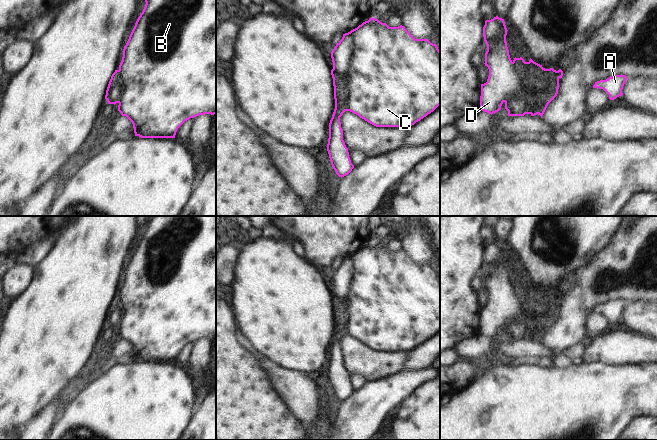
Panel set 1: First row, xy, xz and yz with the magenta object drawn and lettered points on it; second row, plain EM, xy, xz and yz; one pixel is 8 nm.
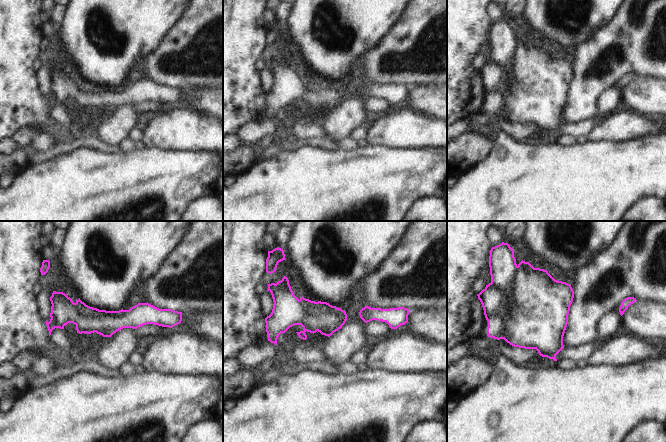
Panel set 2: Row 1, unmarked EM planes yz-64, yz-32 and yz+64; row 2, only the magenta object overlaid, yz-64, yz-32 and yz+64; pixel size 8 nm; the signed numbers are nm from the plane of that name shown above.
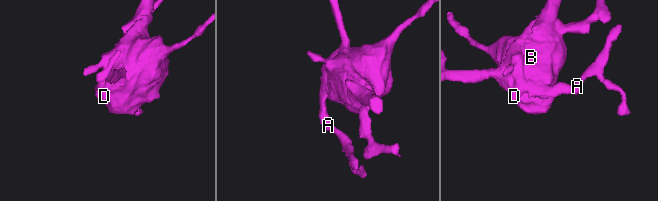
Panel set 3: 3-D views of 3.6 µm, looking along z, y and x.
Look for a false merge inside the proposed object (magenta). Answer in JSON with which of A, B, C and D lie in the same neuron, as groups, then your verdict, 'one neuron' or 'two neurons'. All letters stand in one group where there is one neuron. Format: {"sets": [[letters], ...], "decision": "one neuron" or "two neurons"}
{"sets": [["A", "D"], ["B", "C"]], "decision": "two neurons"}

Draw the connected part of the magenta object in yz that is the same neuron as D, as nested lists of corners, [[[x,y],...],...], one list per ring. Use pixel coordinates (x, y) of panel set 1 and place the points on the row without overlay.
[[[498,240],[491,244],[486,244],[483,251],[483,261],[487,269],[487,275],[485,277],[485,288],[489,293],[489,300],[487,306],[481,308],[481,320],[480,320],[480,334],[493,338],[501,333],[504,324],[508,319],[518,316],[521,313],[524,315],[537,315],[541,319],[545,319],[547,316],[554,313],[554,319],[552,321],[544,322],[544,326],[549,328],[558,318],[559,306],[554,310],[550,305],[547,305],[544,301],[539,301],[532,311],[526,311],[521,309],[521,304],[517,299],[513,291],[513,286],[509,279],[509,274],[506,266],[507,252],[504,243]]]

